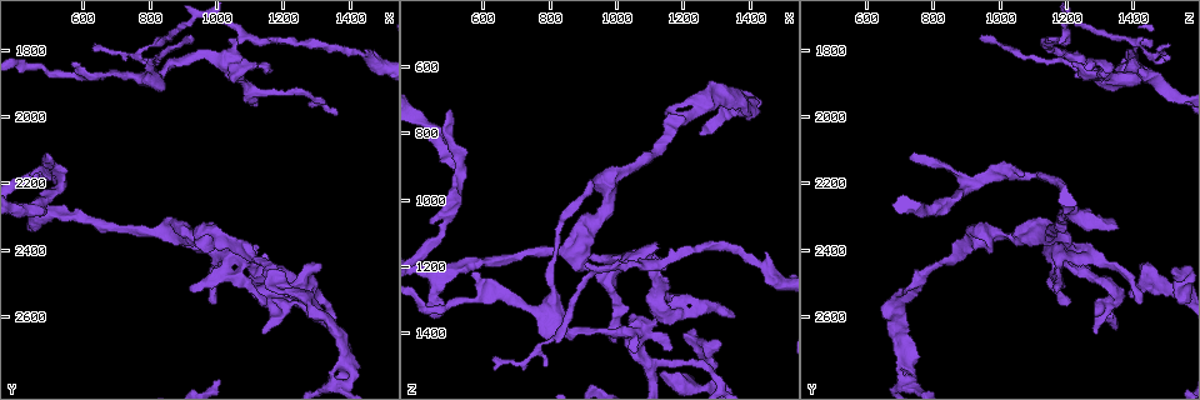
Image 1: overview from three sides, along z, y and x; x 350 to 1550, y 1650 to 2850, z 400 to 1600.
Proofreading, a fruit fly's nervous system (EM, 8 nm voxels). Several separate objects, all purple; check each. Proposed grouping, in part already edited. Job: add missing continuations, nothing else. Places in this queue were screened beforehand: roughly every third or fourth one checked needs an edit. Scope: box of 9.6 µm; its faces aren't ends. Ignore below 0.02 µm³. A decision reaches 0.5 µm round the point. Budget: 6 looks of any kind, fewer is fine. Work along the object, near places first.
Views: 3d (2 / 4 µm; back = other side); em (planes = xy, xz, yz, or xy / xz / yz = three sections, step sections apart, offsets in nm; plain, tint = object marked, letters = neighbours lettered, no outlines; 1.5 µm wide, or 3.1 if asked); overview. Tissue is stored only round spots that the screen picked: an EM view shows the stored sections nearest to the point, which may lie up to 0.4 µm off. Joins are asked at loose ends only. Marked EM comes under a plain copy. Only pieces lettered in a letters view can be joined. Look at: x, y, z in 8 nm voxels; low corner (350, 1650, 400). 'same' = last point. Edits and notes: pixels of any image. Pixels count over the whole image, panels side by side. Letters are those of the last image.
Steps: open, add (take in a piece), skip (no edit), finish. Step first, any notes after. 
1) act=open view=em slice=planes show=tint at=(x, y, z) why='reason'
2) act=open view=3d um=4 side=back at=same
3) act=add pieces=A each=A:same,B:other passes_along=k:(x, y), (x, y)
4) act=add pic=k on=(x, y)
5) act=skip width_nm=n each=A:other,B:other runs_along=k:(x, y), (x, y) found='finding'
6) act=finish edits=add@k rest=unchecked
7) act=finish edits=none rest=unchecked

act=open view=3d um=2 at=(460, 2330, 1350) why='branch stops here'

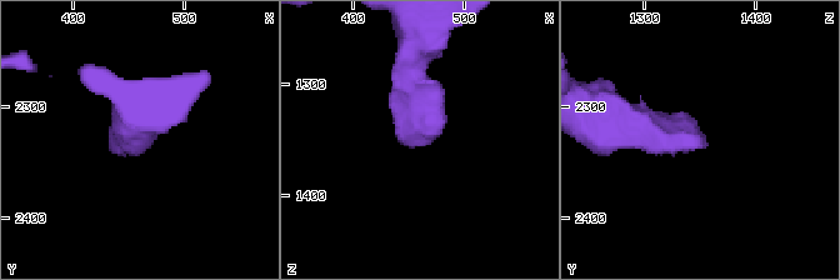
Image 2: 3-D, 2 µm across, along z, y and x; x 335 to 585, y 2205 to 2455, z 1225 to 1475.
act=open view=em slice=xz step=4 show=letters at=(468, 2330, 1350) why='now the EM'

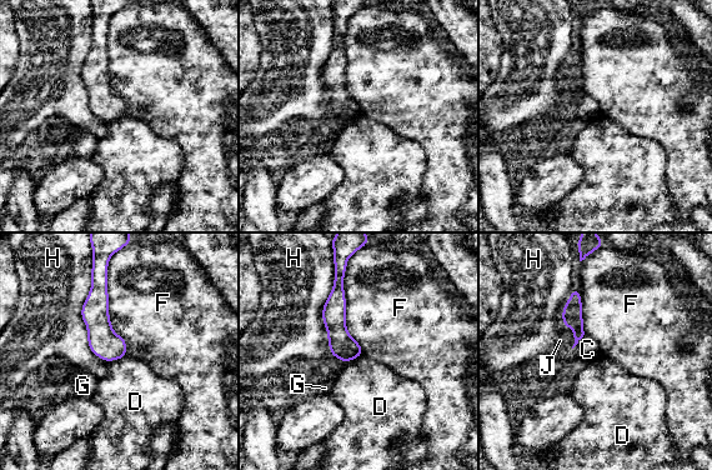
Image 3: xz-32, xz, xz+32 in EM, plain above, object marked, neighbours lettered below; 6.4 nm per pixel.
act=skip each=C:other,D:other,F:other,G:other,H:other,J:other border=3:(106, 268), (109, 320), (126, 355) found='no lettered piece goes on from it'

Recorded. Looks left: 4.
act=open view=3d um=2 at=(1310, 2440, 1420) why='an open end'

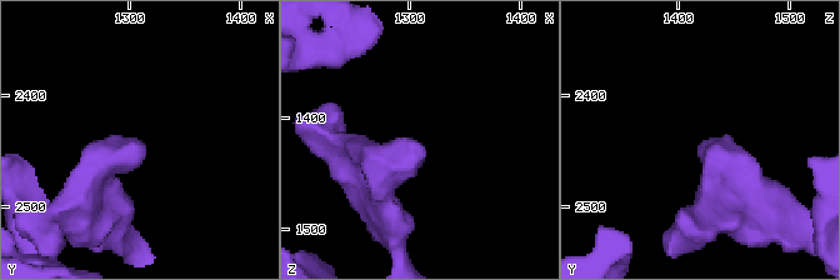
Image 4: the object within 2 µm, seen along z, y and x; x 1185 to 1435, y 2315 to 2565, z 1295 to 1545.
act=open view=em slice=xz step=4 show=letters at=(1314, 2444, 1430) why='need the tissue'

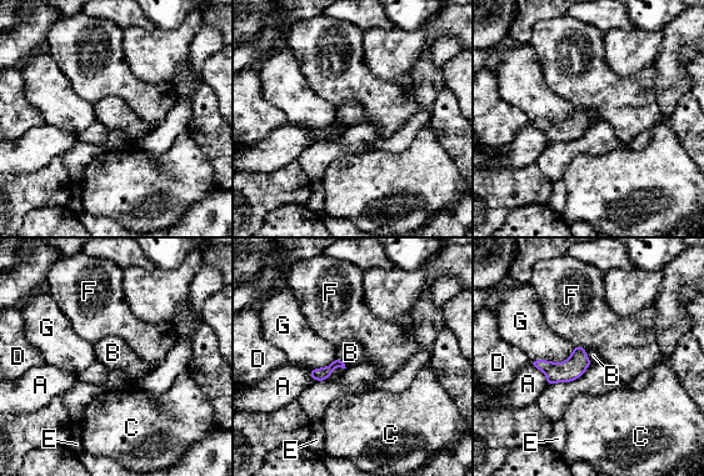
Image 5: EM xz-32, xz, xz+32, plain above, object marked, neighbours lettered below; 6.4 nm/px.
act=open view=em slice=planes show=letters at=same why='another direction'

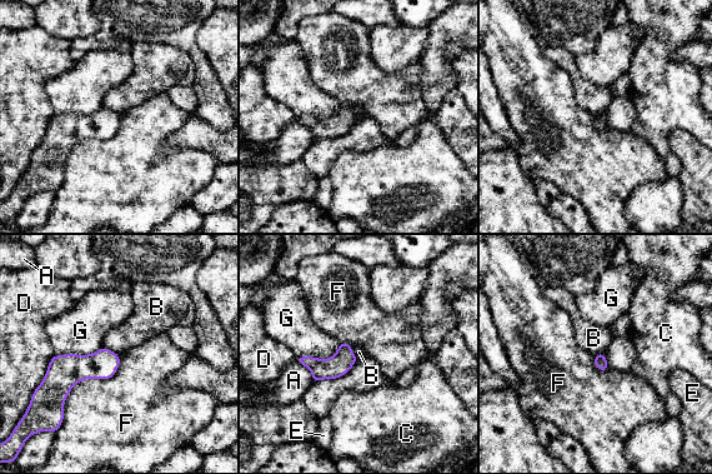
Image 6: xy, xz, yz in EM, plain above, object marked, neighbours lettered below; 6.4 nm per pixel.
act=skip each=A:other,B:other,C:other,D:other,E:other,F:other,G:other border=6:(103, 345), (119, 355) found='none of them fits'

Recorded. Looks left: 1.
act=open view=em slice=planes show=letters at=(980, 2560, 1430) why='free end'

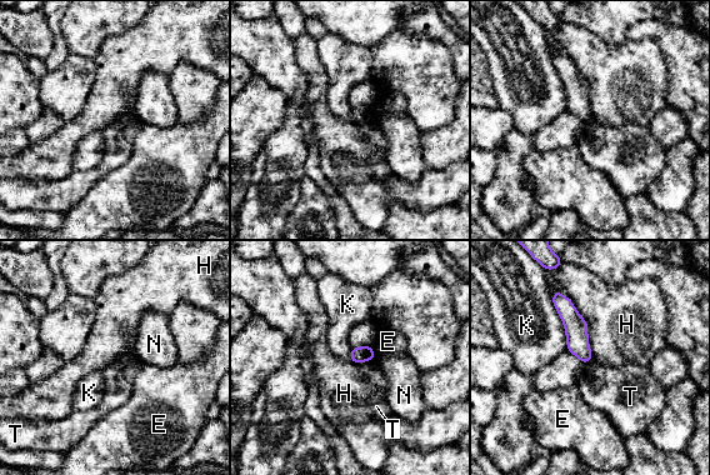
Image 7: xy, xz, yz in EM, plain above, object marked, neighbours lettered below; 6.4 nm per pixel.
act=skip each=E:other,H:other,K:other,N:other,T:other runs_along=7:(558, 298), (575, 325), (585, 359) found='none of them fits'

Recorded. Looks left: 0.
act=finish edits=none rest=unchecked

